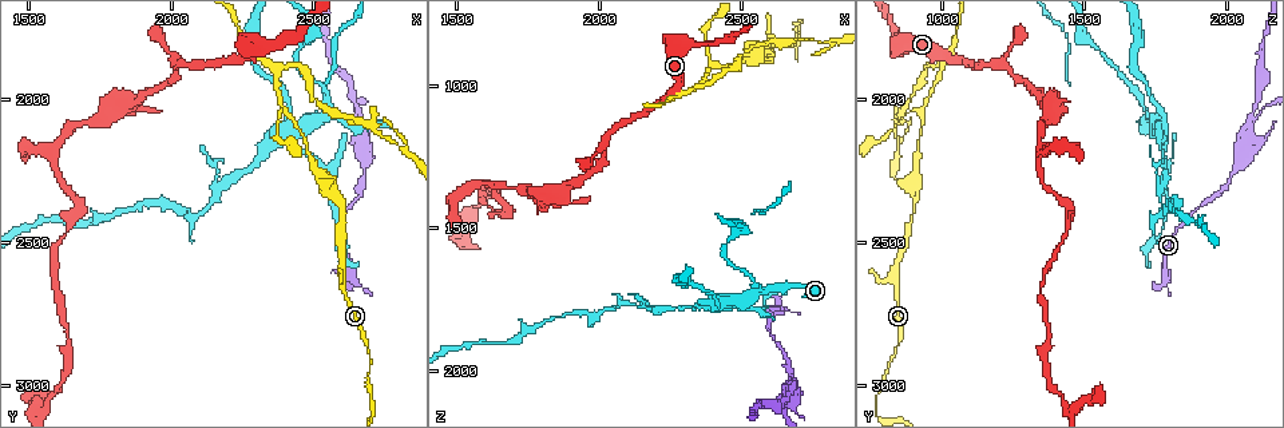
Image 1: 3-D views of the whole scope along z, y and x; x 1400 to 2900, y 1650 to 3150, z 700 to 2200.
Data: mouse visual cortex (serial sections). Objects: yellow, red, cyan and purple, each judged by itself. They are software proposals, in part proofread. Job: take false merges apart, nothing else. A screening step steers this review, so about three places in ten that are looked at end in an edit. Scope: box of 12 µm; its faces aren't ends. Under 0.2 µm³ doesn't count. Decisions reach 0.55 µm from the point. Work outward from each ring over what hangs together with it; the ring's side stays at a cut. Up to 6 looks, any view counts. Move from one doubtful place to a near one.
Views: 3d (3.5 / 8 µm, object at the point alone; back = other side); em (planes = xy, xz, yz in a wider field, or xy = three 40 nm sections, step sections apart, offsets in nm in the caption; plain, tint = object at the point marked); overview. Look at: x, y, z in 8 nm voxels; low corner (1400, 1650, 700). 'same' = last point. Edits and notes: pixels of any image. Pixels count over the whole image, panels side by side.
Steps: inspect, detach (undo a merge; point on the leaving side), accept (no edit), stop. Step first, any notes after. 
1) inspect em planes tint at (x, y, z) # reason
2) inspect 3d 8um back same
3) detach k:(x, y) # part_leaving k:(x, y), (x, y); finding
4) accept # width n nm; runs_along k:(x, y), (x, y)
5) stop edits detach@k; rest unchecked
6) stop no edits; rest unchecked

inspect 3d 3.5um at (2380, 1900, 1000) # three arms meet

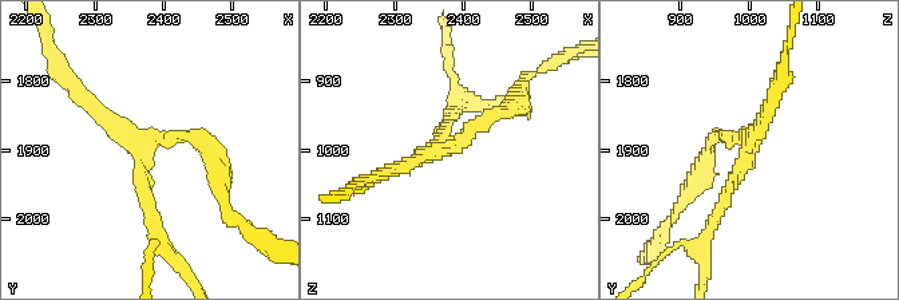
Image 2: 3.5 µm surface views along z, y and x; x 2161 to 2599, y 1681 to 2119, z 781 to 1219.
inspect em xy step 3 tint at (2370, 1905, 1005) # arms 3; arm_widths 150, 150, 150 nm

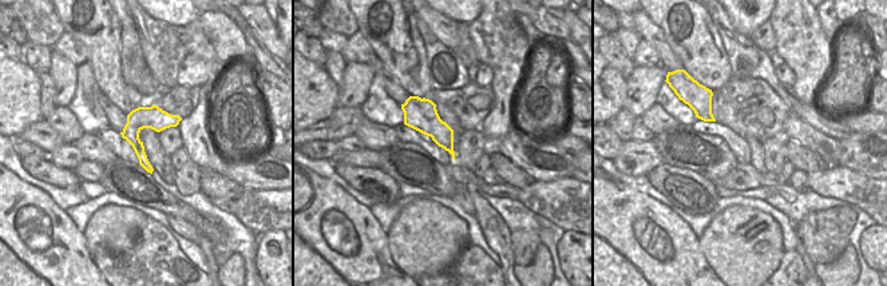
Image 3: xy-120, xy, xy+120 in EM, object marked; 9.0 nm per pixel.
inspect em xy step 1 tint same

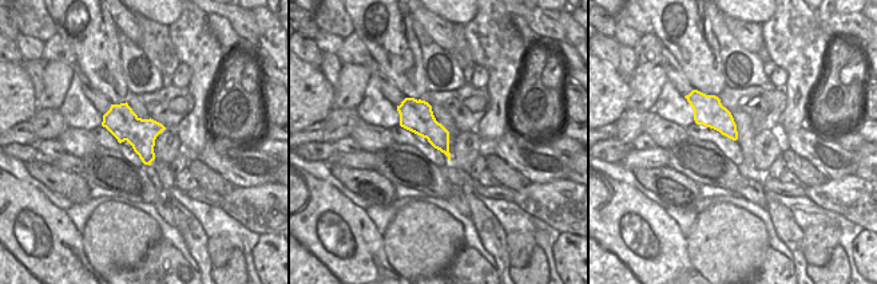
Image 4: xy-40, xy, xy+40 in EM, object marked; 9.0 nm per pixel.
accept # runs_along 2:(158, 227), (146, 145), (195, 137), (212, 153); one cell here

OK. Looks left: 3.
inspect 3d 3.5um at (1680, 2380, 1440) # abrupt turn

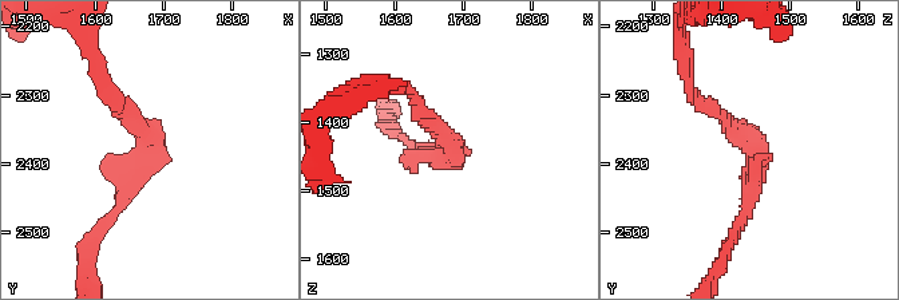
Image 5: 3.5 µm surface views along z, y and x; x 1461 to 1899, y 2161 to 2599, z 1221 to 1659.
inspect em xy step 1 tint at (1685, 2375, 1445) # need the tissue

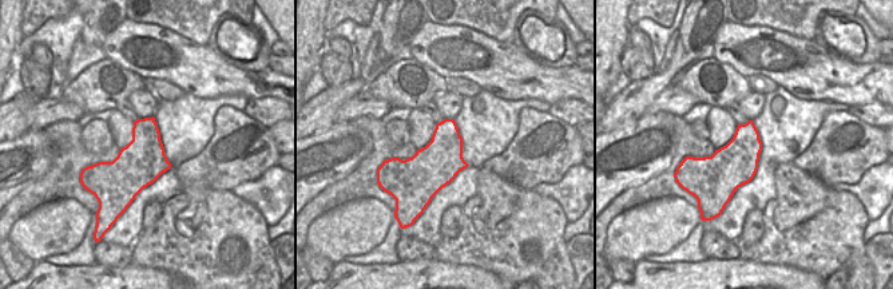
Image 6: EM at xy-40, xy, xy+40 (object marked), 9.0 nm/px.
accept # continuous, no second cell

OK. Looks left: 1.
stop no edits; rest unchecked

